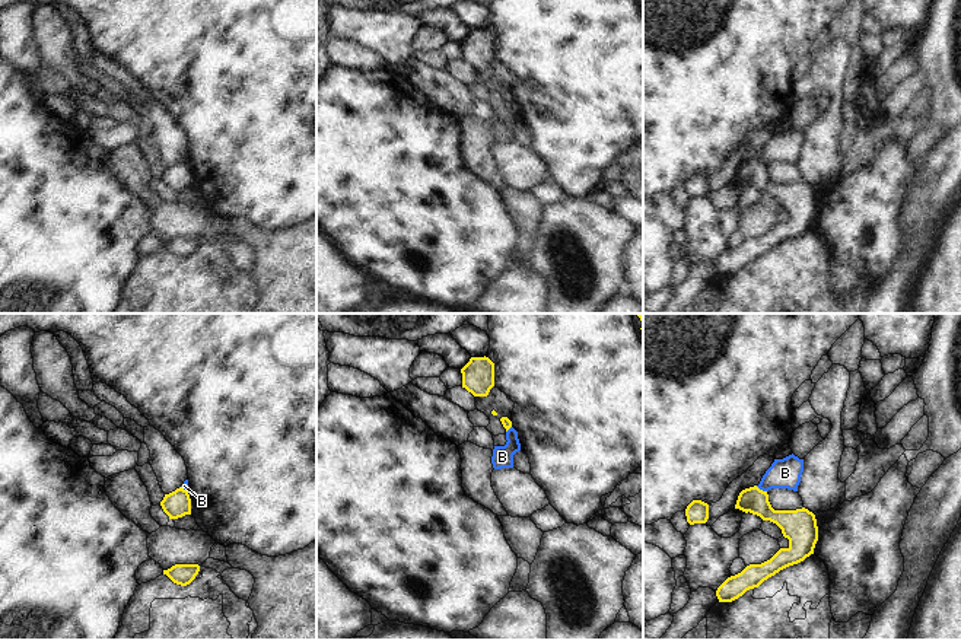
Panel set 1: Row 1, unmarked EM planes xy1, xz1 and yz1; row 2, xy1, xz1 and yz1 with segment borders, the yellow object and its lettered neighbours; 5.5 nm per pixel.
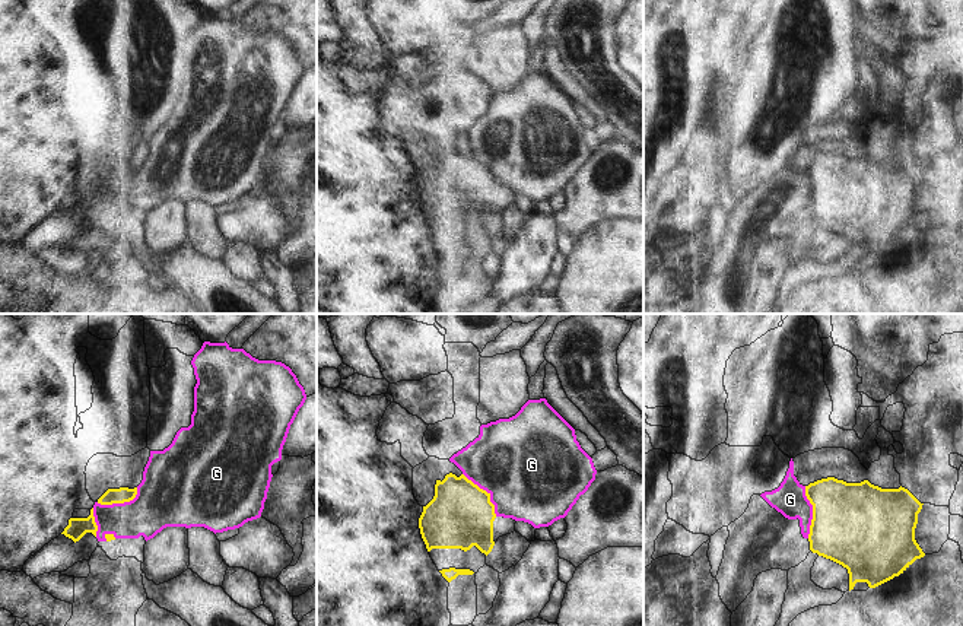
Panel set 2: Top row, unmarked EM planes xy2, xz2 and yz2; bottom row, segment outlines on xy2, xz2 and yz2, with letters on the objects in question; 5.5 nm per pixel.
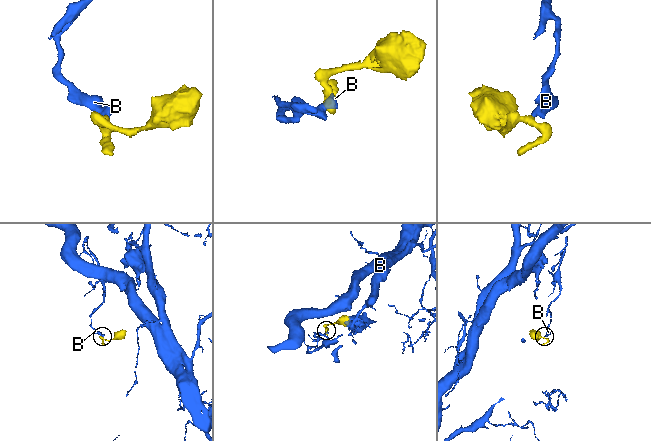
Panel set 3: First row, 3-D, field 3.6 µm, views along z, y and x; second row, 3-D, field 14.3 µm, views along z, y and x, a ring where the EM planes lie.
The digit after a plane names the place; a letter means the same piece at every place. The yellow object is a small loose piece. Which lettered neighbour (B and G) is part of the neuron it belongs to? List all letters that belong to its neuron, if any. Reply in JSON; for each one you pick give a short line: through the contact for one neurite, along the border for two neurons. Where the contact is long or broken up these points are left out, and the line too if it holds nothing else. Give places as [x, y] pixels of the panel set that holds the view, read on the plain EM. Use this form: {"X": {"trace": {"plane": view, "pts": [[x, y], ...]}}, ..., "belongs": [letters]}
{"belongs": []}

